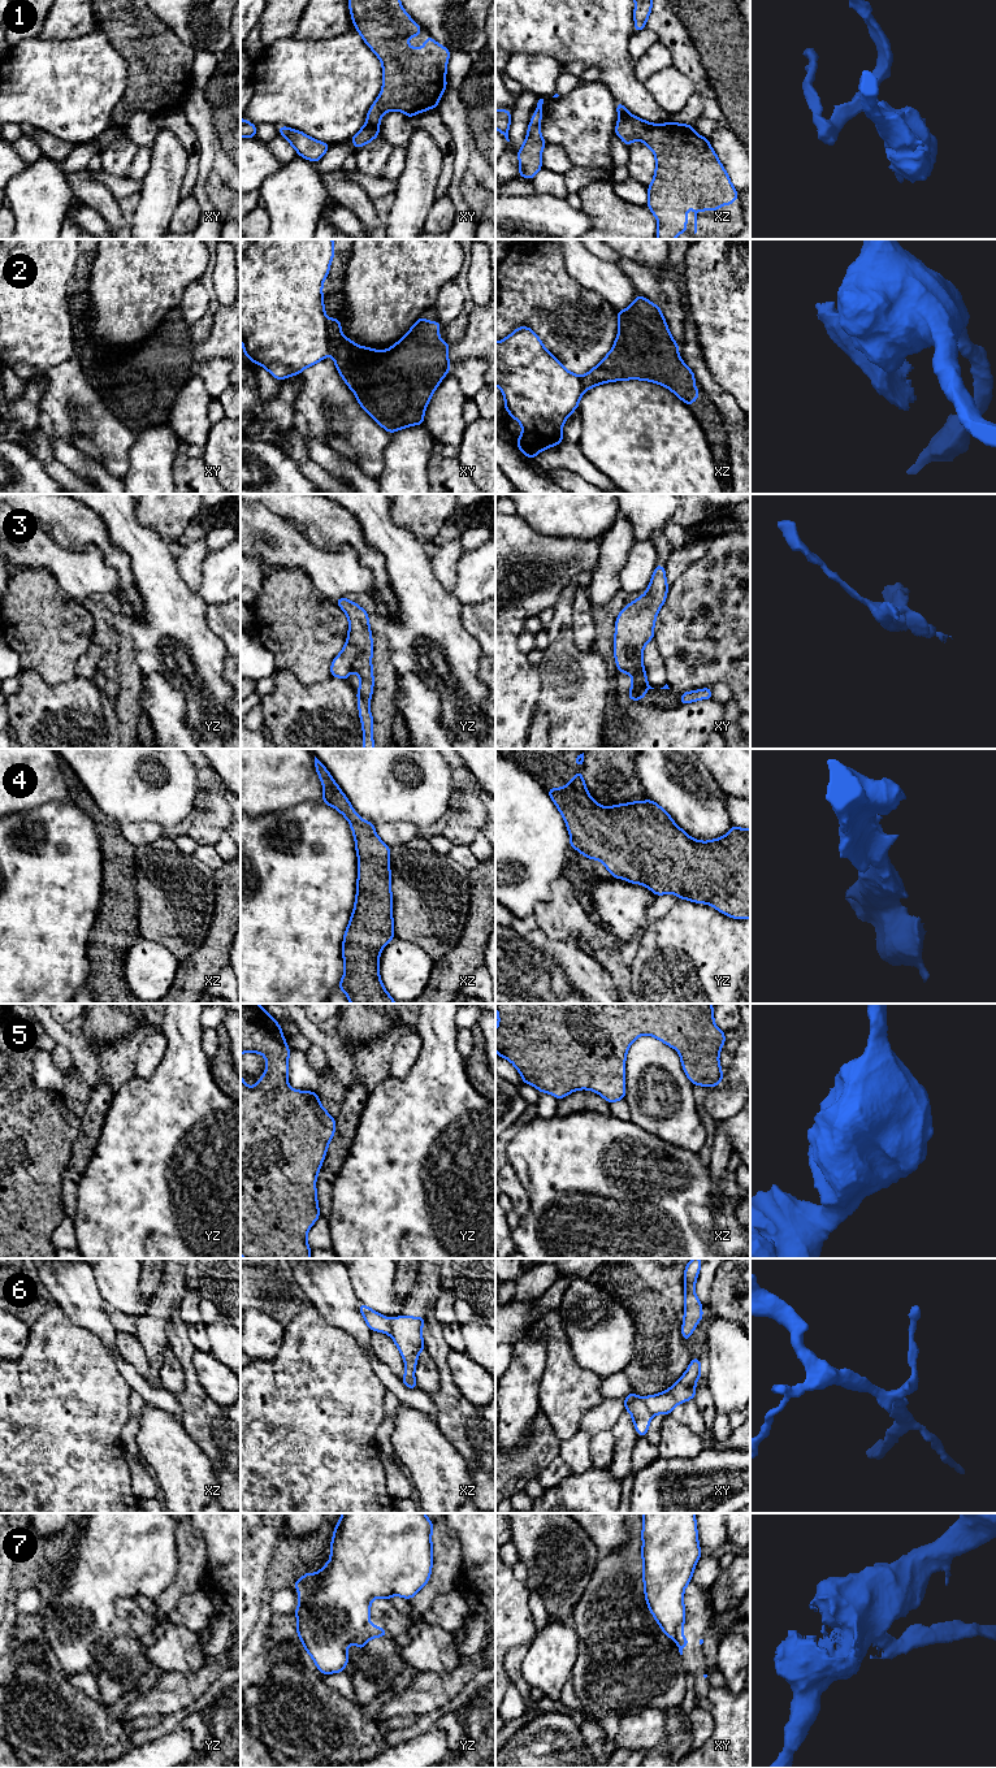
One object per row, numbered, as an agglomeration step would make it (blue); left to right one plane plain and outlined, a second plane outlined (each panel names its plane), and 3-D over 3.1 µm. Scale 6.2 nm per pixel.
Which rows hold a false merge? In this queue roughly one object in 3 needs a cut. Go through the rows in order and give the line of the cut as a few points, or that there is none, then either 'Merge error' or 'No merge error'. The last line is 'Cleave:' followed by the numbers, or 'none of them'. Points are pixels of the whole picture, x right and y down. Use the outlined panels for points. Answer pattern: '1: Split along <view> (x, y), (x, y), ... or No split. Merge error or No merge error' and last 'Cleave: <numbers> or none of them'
1: Split along xy (366, 124), (377, 129). Merge error
2: Split along xy (325, 319), (329, 354). Merge error
3: Split along yz (347, 641), (355, 650), (353, 670). Merge error
4: No split. No merge error
5: No split. No merge error
6: Split along xy (642, 1398), (652, 1415). Merge error
7: Split along yz (368, 1621), (351, 1643). Merge error
Cleave: 1, 2, 3, 6, 7

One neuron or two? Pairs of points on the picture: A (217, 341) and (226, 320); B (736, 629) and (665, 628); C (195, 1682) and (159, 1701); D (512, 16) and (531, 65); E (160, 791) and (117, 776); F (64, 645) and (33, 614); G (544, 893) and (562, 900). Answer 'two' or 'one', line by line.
A: one
B: one
C: one
D: two
E: one
F: one
G: two

